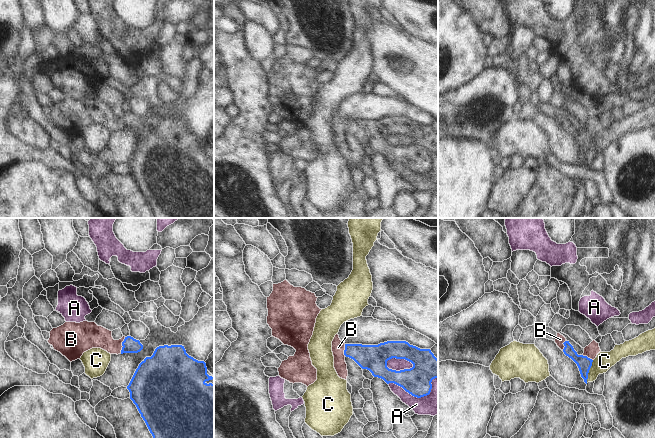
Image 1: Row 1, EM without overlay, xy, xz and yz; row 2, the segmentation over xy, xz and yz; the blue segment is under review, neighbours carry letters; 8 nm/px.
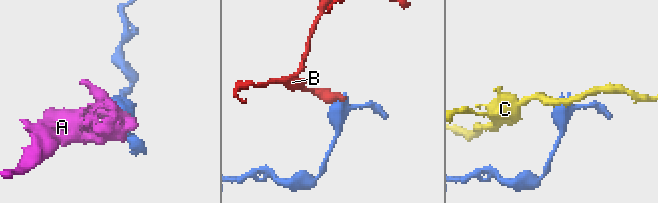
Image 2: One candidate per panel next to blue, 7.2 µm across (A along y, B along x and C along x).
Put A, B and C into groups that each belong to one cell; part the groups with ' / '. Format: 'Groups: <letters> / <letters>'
Groups: A / B / C

